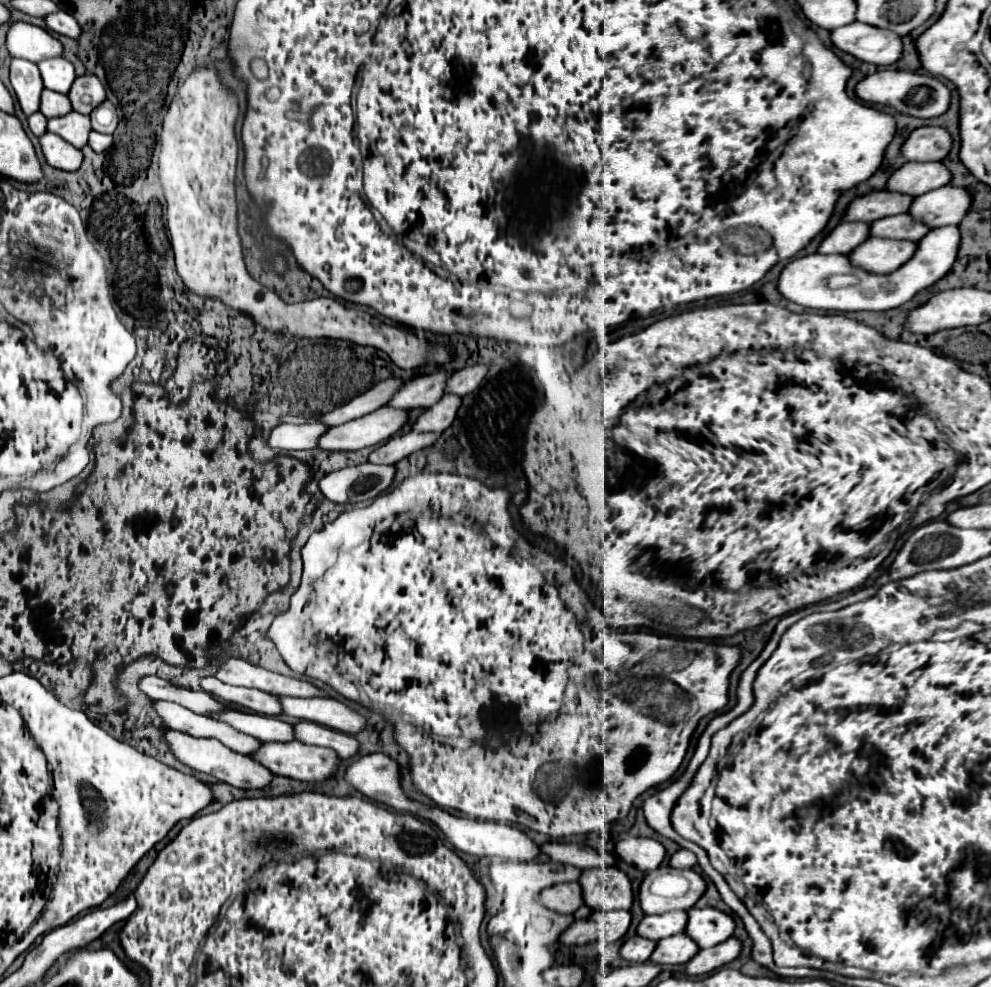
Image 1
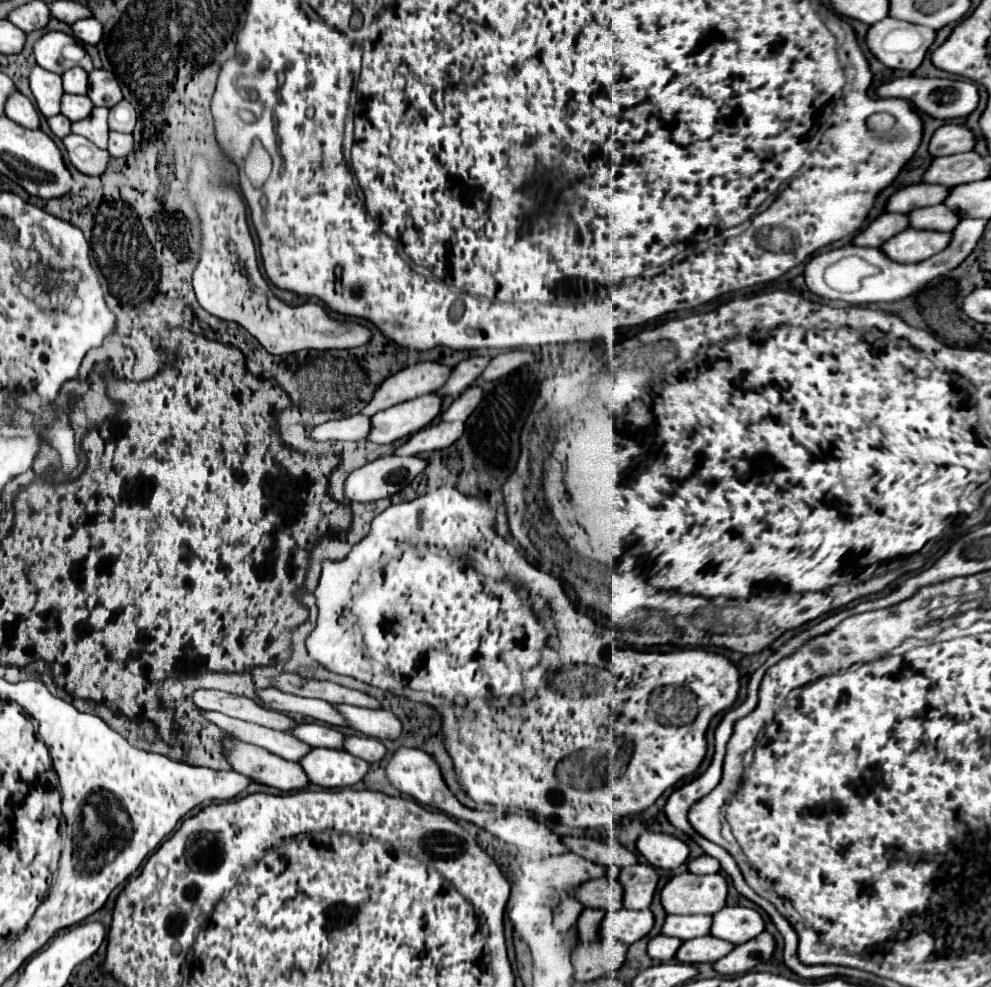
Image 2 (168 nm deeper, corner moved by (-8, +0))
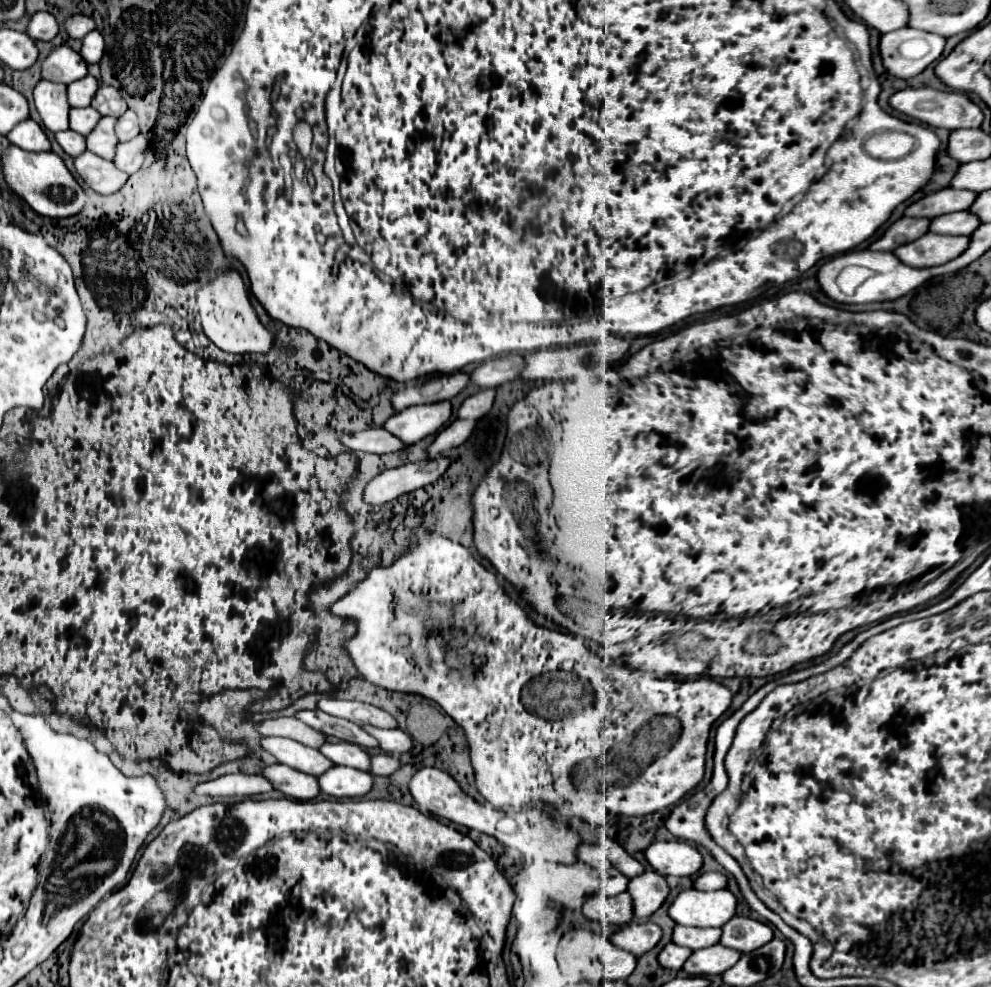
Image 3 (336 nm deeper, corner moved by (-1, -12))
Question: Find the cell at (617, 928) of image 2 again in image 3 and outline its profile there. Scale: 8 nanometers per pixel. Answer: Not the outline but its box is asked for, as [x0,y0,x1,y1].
[611,921,661,957]

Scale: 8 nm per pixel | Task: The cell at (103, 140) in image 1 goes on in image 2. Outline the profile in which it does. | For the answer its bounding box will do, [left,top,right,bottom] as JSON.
[108,131,134,157]

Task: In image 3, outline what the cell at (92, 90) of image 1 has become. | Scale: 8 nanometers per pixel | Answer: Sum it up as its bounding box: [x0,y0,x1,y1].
[91,85,127,117]

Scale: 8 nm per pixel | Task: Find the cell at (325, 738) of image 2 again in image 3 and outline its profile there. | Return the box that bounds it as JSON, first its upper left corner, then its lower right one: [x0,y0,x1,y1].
[319,743,369,771]

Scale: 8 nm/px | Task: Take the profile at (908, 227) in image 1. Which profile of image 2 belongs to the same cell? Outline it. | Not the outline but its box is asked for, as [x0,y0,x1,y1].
[910,205,962,231]

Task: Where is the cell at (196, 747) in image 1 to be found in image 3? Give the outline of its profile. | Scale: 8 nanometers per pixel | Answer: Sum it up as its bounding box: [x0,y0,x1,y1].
[261,765,319,801]

